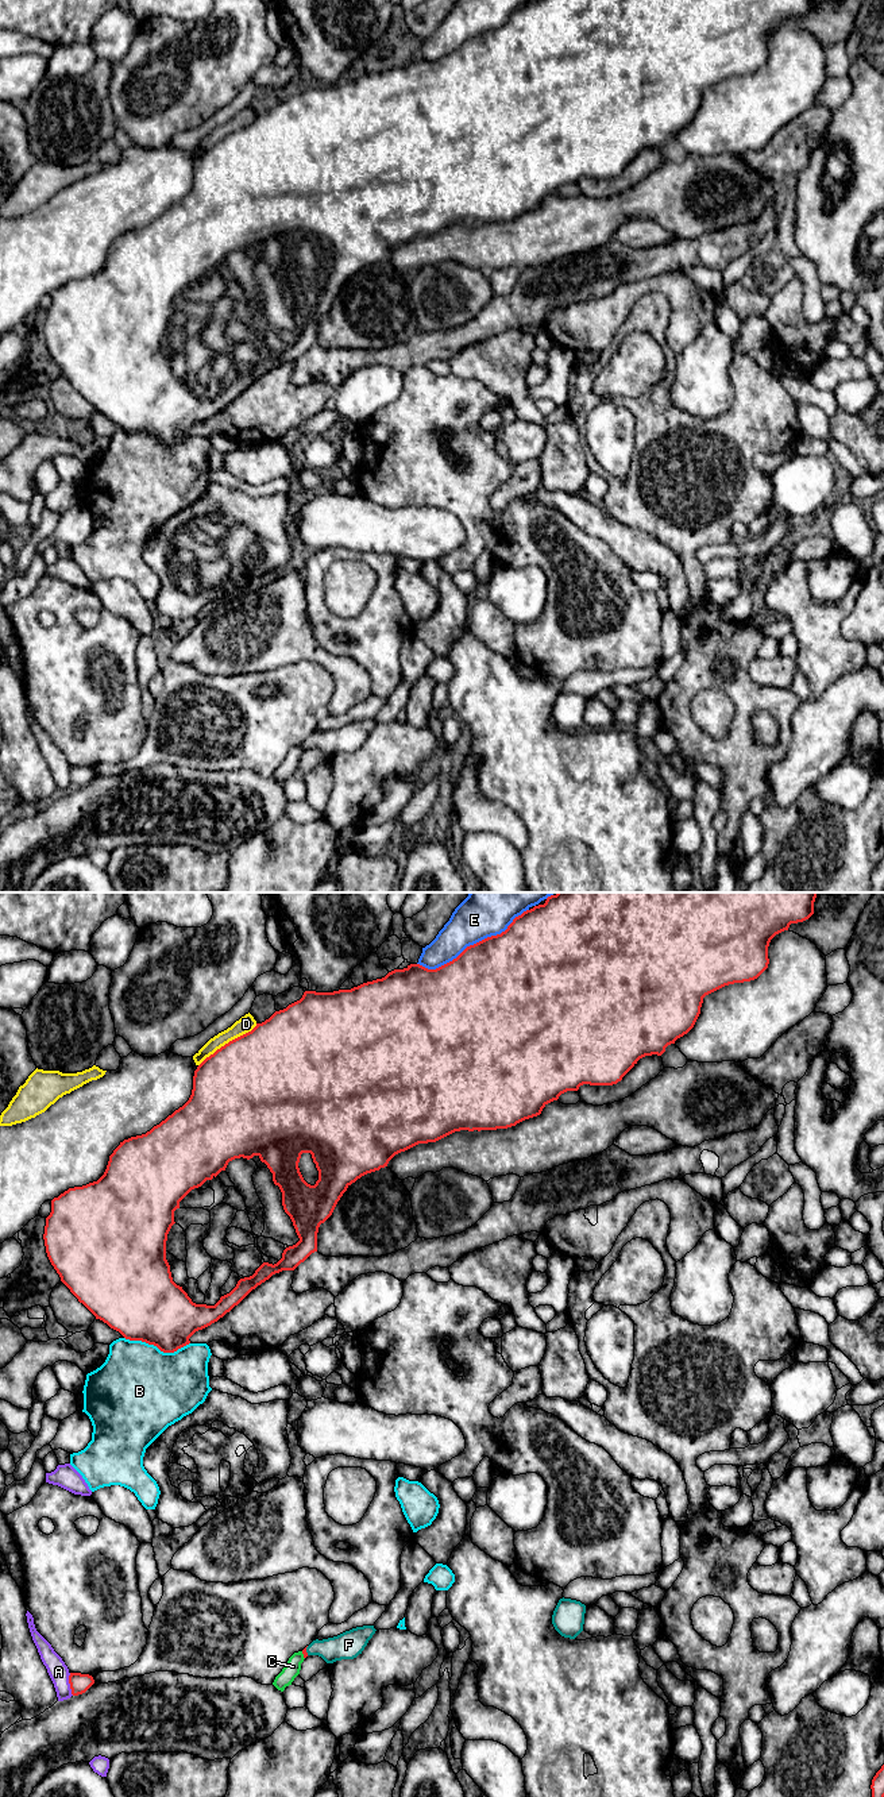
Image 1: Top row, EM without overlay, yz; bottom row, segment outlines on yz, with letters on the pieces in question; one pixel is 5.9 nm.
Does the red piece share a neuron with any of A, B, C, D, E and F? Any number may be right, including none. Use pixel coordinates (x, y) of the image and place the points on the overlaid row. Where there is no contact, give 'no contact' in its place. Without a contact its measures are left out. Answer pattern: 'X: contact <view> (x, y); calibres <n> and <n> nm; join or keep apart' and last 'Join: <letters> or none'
A: contact yz (69, 1682); calibres 110 and 120 nm; keep apart
B: contact yz (157, 1346); calibres 420 and 480 nm; keep apart
C: contact yz (304, 1655); calibres 30 and 90 nm; keep apart
D: contact yz (228, 1042); calibres 500 and 100 nm; keep apart
E: contact yz (474, 944); calibres 500 and 300 nm; keep apart
F: contact yz (305, 1650); calibres 30 and 160 nm; join
Join: F

